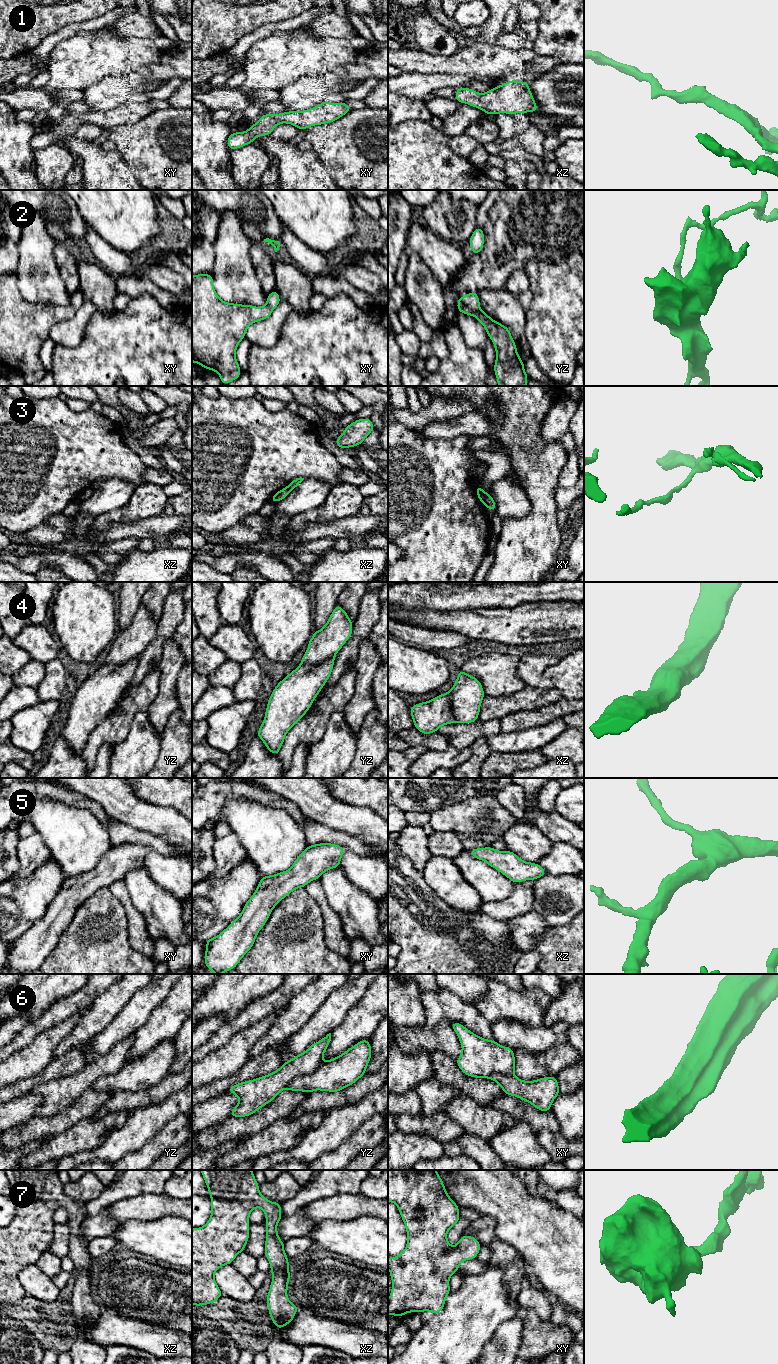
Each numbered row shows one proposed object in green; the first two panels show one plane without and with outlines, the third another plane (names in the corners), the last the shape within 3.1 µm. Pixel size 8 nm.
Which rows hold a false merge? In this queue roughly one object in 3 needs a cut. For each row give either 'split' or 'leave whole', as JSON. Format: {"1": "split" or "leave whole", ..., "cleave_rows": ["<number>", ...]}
{"1": "leave whole", "2": "split", "3": "split", "4": "split", "5": "leave whole", "6": "split", "7": "leave whole", "cleave_rows": ["2", "3", "4", "6"]}

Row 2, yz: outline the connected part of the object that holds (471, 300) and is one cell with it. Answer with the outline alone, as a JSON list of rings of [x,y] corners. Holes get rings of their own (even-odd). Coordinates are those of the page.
[[[476,291],[470,292],[465,296],[459,297],[458,300],[463,302],[467,307],[469,307],[472,310],[475,311],[481,310],[480,301]]]

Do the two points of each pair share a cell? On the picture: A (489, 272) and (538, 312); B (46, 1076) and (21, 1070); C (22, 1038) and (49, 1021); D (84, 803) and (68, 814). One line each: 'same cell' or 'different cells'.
A: different cells
B: different cells
C: same cell
D: different cells

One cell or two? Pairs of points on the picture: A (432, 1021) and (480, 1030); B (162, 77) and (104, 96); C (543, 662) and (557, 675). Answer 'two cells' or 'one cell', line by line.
A: one cell
B: one cell
C: two cells

